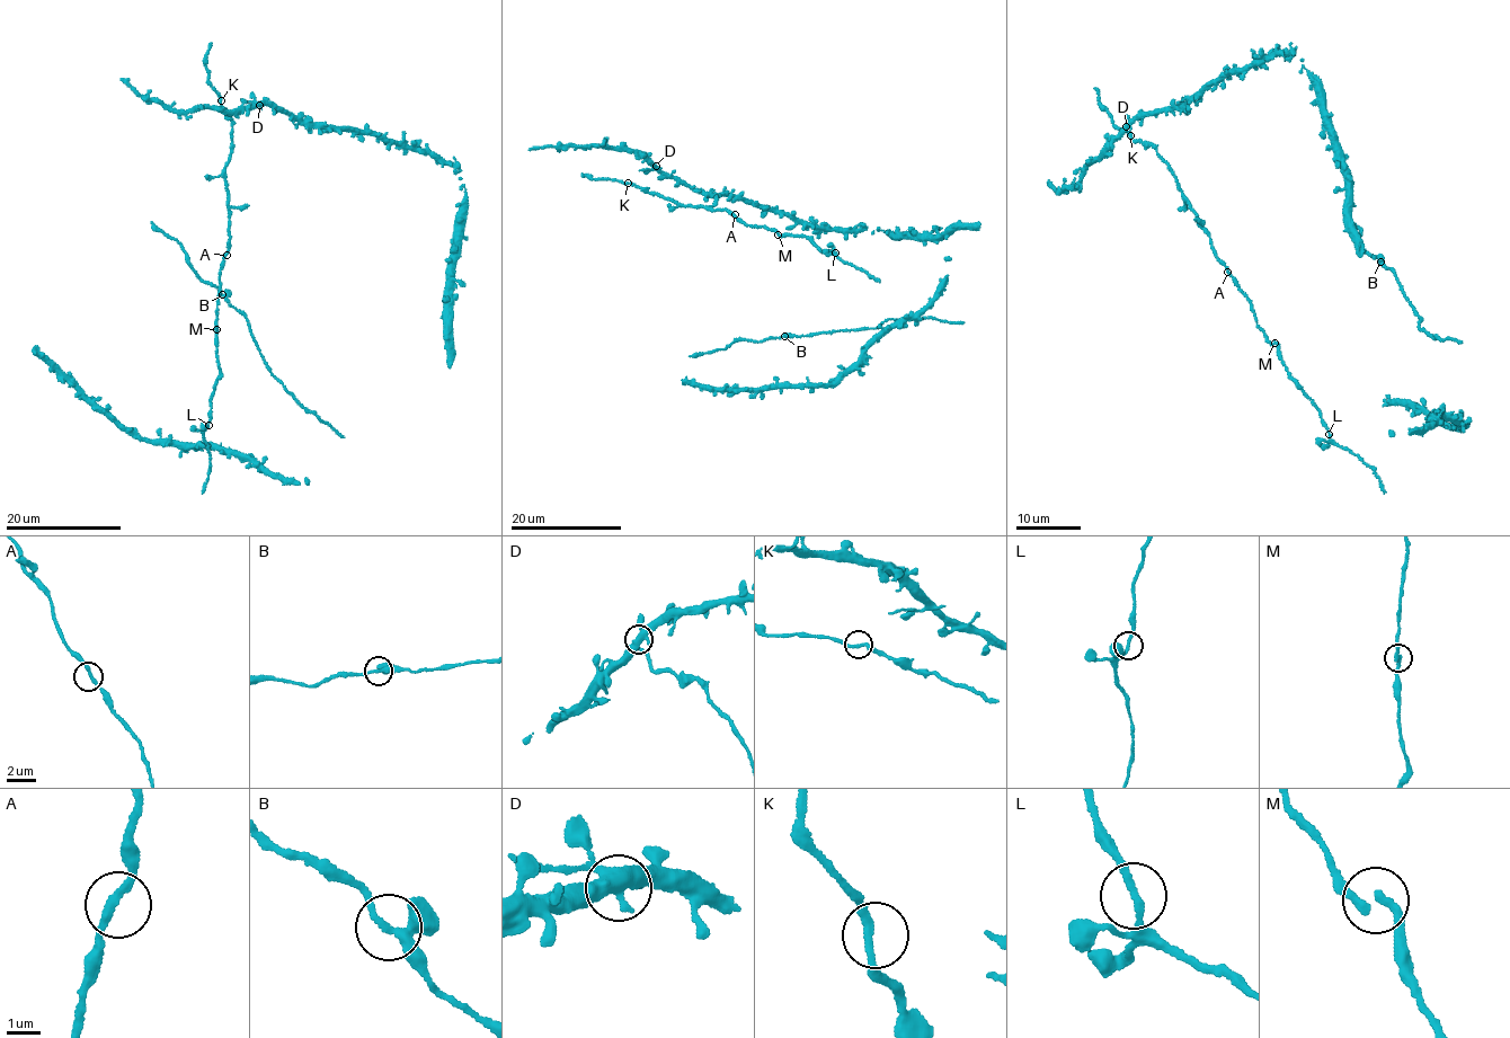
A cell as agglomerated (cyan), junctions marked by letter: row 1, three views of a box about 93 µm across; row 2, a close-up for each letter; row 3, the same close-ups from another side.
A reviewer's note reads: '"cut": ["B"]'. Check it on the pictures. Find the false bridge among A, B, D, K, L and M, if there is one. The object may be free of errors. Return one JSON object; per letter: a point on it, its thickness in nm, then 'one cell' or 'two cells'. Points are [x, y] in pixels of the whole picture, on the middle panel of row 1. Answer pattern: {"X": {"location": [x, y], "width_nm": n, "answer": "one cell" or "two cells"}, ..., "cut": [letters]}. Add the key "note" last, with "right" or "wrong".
{"A": {"location": [735, 214], "width_nm": 240, "answer": "one cell"}, "B": {"location": [784, 336], "width_nm": 240, "answer": "one cell"}, "D": {"location": [656, 166], "width_nm": 400, "answer": "one cell"}, "K": {"location": [628, 183], "width_nm": 220, "answer": "one cell"}, "L": {"location": [835, 253], "width_nm": 200, "answer": "one cell"}, "M": {"location": [778, 234], "width_nm": 240, "answer": "one cell"}, "cut": [], "note": "wrong"}

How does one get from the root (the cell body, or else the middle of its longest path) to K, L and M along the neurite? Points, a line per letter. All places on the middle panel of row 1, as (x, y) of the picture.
K: (734, 216), (725, 210), (712, 212), (702, 206), (677, 204), (628, 183)
L: (734, 216), (749, 225), (771, 228), (780, 236), (802, 233), (824, 251), (835, 253)
M: (734, 216), (749, 225), (764, 225), (778, 233)

